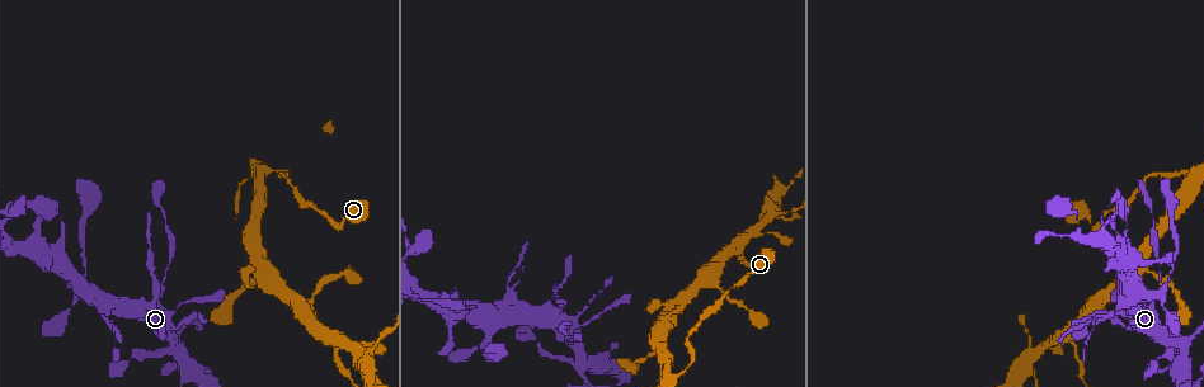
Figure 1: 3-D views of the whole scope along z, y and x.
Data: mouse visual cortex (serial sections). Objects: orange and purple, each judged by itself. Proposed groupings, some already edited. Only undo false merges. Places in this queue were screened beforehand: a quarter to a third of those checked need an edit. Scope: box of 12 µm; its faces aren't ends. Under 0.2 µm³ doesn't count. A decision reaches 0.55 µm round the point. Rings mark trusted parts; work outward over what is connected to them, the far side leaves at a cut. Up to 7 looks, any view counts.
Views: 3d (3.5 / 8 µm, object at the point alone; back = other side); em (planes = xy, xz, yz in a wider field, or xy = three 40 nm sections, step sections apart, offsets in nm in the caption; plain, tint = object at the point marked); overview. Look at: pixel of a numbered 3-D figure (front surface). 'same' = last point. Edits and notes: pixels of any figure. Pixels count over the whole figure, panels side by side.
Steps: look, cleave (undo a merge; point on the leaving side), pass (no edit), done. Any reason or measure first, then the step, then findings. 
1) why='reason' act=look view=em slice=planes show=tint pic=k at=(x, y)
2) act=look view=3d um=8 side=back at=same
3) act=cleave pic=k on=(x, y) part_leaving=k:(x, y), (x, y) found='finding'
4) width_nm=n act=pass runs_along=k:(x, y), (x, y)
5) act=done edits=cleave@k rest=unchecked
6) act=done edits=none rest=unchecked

why='two arms in line, one across' act=look view=3d um=8 pic=1 at=(489, 327)

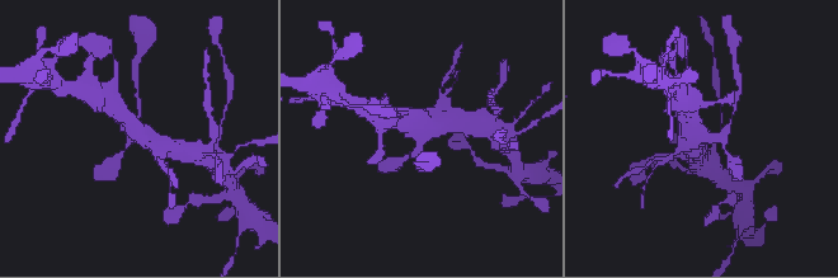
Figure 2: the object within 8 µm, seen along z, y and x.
why='shape alone is not enough' act=look view=em slice=xy step=5 show=tint pic=2 at=(702, 137)

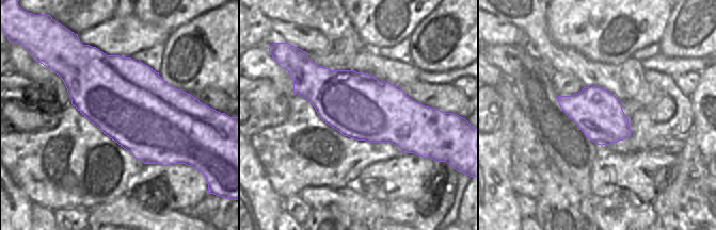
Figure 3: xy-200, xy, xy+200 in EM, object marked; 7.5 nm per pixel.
act=pass runs_along=2:(177, 147), (147, 140), (116, 111) found='continuous, no second cell'

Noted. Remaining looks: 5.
why='sharp bend' act=look view=3d um=3.5 pic=1 at=(728, 290)

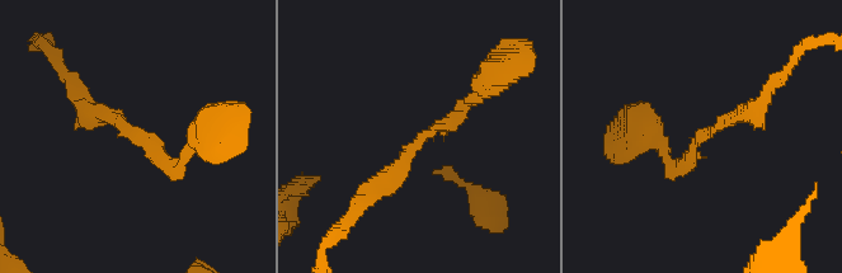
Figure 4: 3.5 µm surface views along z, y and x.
why='need the tissue' act=look view=em slice=planes show=tint pic=4 at=(697, 144)

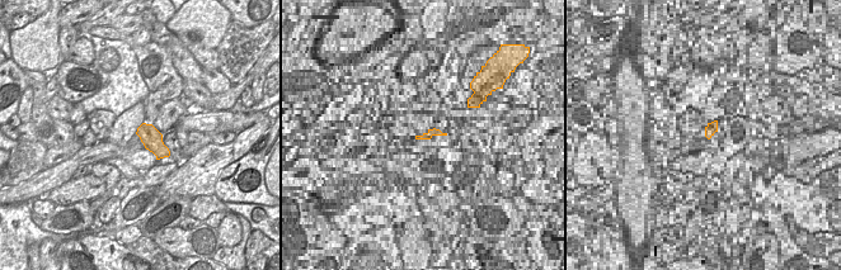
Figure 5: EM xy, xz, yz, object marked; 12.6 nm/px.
act=pass runs_along=4:(479, 95), (417, 140), (374, 192) found='continuous, no second cell'

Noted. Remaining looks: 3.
why='thin neck' act=look view=3d um=3.5 pic=1 at=(275, 172)

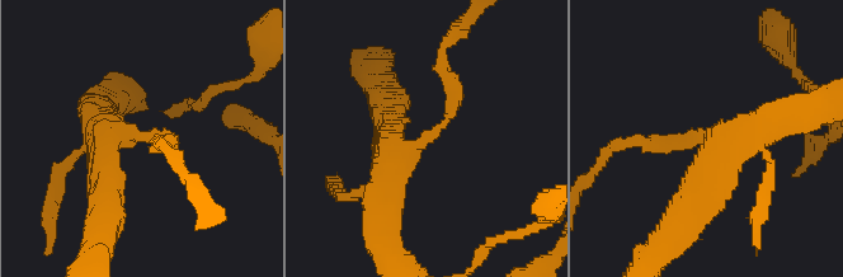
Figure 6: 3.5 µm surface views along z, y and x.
arm_widths_nm=150,350 act=look view=em slice=xy step=2 show=tint pic=6 at=(438, 128)

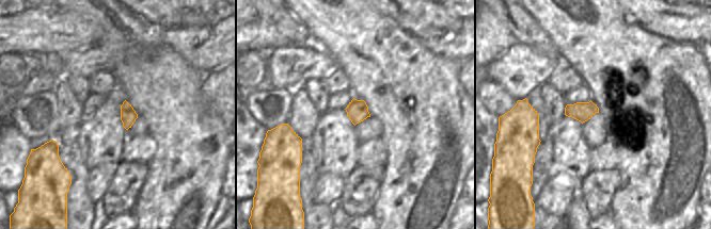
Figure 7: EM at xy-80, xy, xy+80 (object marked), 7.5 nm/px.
width_nm=160 act=pass runs_along=6:(623, 142), (728, 135), (721, 165) found='one cell here'

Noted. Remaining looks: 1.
act=done edits=none rest=unchecked

